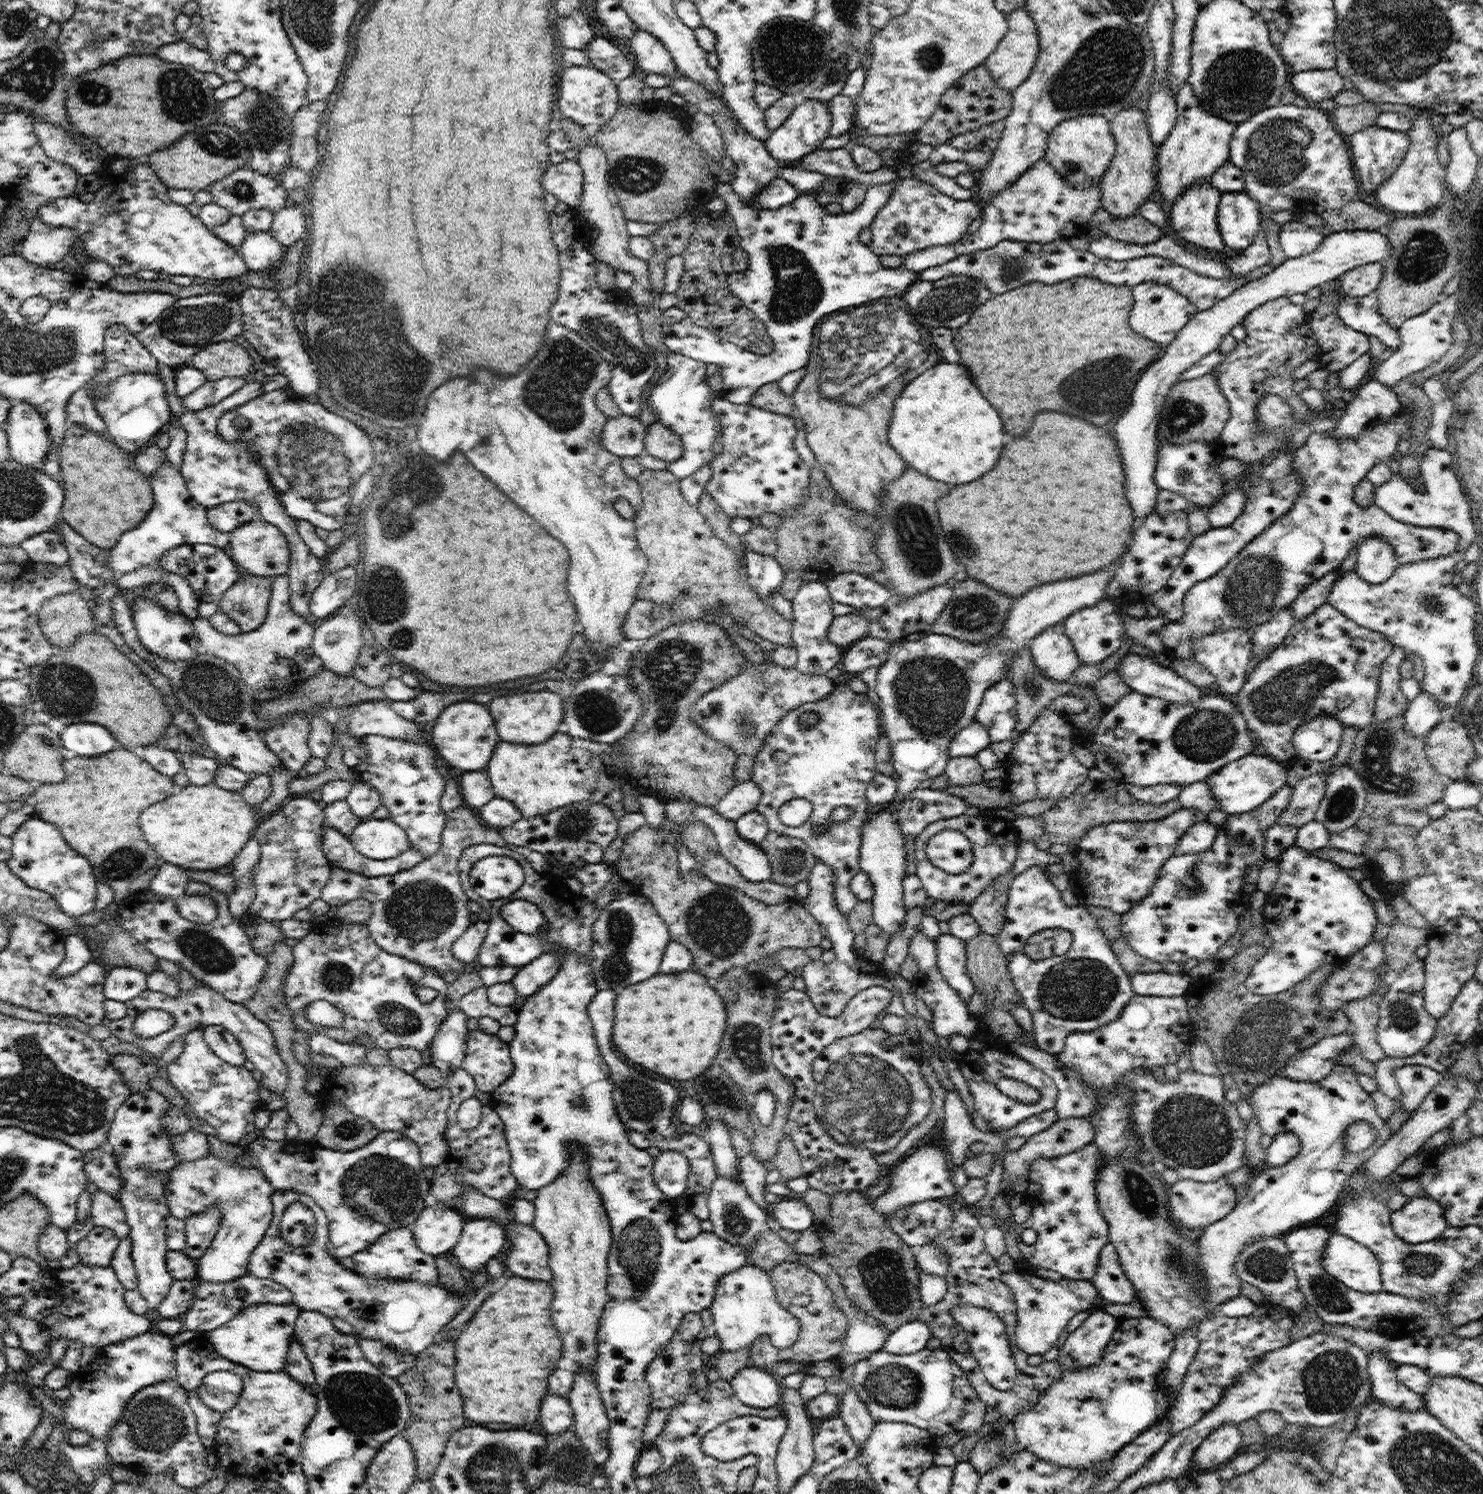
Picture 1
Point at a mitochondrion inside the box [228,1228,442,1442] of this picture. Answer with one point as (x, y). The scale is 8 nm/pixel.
(364, 1403)

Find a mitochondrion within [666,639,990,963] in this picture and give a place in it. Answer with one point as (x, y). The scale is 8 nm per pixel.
(932, 692)

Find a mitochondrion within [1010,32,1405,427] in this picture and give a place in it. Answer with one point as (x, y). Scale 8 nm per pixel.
(1236, 80)

